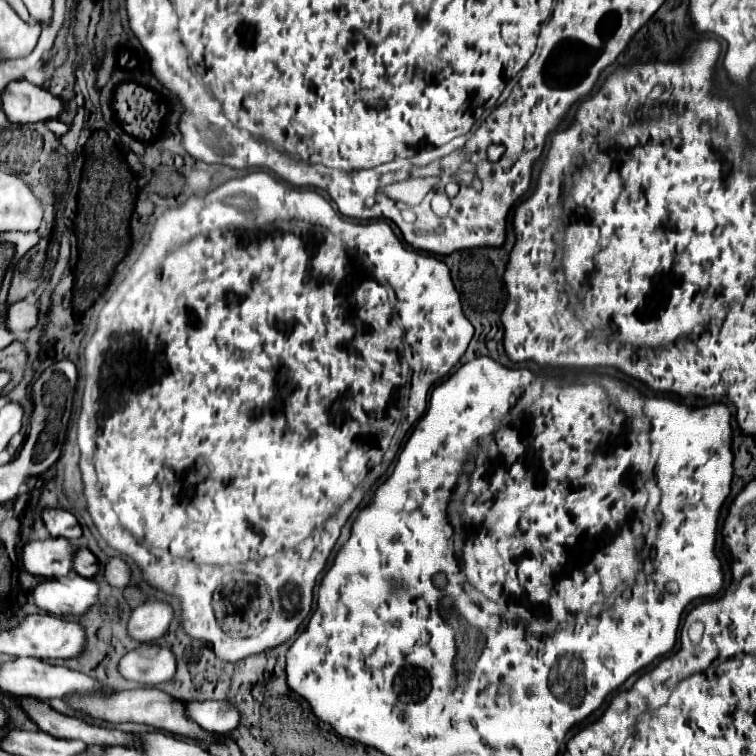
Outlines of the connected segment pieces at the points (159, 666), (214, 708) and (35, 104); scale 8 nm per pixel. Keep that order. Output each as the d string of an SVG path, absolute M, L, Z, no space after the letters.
M140 643L134 651L122 657L120 673L146 685L170 681L176 675L176 655L168 647L156 643Z
M230 701L186 703L186 713L200 727L220 735L230 735L236 727L240 727L242 721L242 711L236 707L236 703Z
M26 80L14 81L6 87L2 93L2 109L12 123L44 123L66 113L60 97Z

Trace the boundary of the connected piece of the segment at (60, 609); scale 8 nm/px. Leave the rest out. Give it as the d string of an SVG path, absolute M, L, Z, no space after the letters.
M71 571L64 577L44 578L30 597L40 609L56 617L68 617L88 613L88 609L98 601L98 593L100 587L94 581Z

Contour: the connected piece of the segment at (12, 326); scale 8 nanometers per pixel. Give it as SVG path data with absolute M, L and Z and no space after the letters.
M18 301L18 303L10 305L10 309L8 309L8 329L14 333L30 331L30 329L38 327L38 321L40 321L38 303Z

